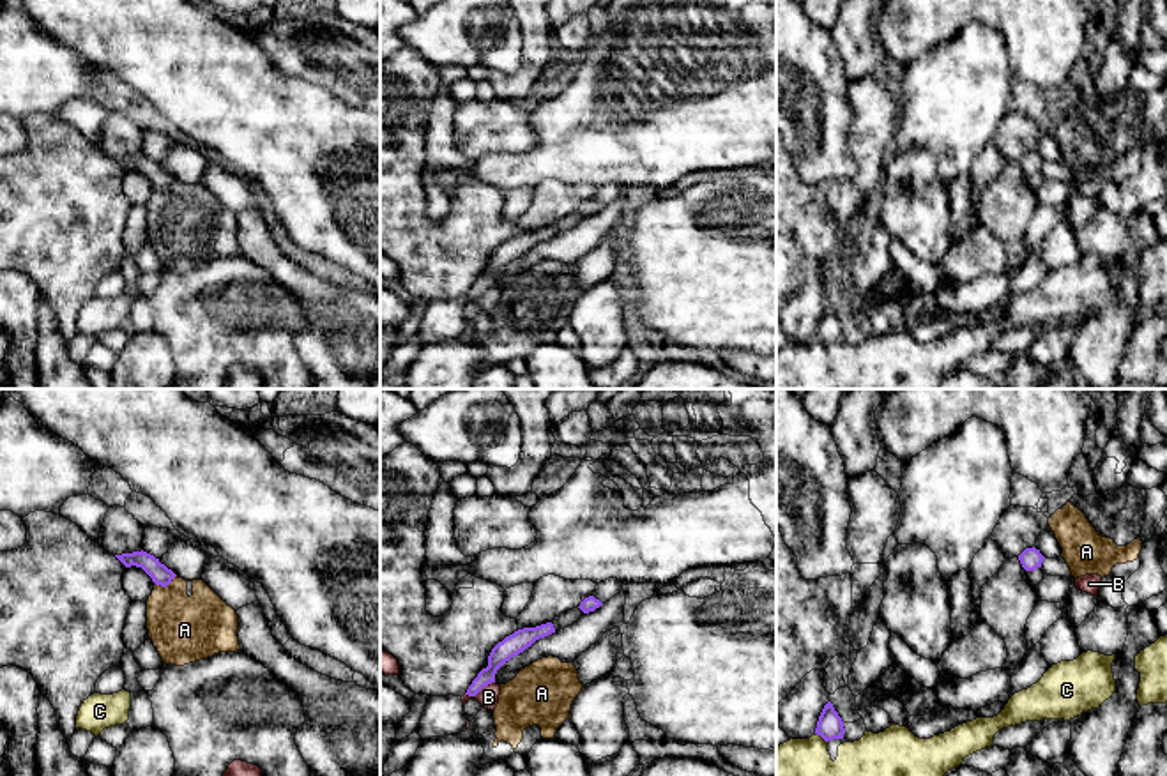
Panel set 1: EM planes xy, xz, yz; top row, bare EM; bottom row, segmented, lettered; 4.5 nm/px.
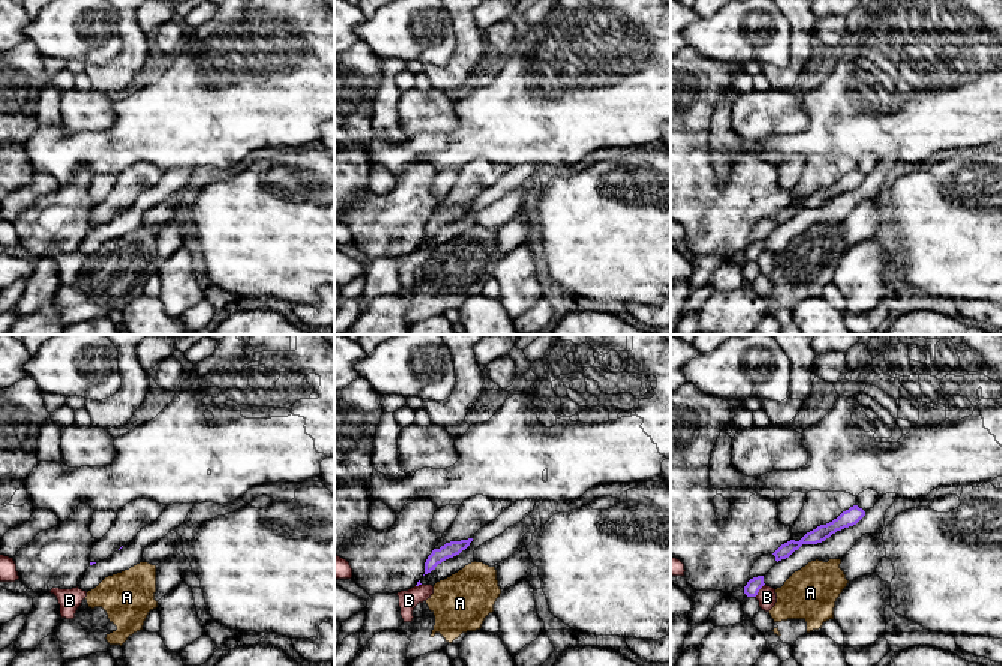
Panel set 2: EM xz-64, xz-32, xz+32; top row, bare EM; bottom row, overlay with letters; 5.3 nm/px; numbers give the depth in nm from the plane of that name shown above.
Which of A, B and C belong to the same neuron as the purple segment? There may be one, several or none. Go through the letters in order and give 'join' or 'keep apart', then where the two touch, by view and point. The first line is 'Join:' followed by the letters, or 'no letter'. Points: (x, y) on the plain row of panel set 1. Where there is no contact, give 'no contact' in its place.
Join: no letter
A: keep apart | xy (167, 188)
B: keep apart | xz (480, 294)
C: keep apart | yz (821, 340)

